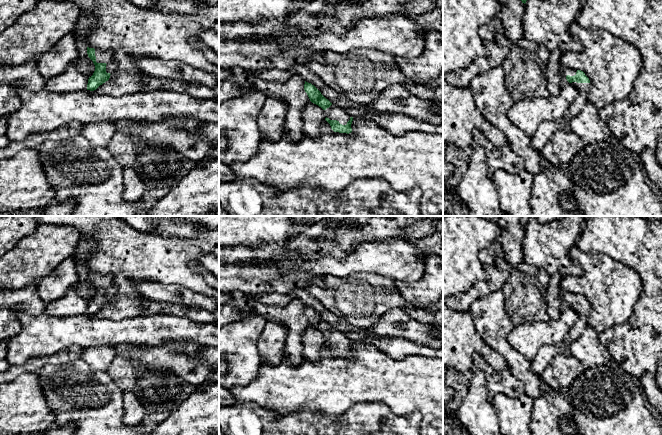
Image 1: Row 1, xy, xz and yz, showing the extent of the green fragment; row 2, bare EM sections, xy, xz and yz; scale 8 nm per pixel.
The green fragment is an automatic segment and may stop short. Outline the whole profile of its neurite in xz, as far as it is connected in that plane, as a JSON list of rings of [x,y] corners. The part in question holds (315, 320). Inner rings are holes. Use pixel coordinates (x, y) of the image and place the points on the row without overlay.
[[[305,305],[304,314],[307,317],[310,325],[321,331],[326,339],[325,344],[330,348],[334,356],[351,357],[351,341],[343,332],[331,327],[326,323],[321,316],[311,307]]]

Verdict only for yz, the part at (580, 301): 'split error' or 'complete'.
split error

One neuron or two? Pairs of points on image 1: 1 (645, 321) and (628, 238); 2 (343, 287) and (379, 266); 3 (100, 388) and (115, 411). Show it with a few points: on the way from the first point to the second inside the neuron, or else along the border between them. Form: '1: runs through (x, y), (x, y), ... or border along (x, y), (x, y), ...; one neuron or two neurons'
1: runs through (651, 300), (651, 261), (649, 259); one neuron
2: border along (343, 276), (374, 273), (389, 278); two neurons
3: runs through (100, 394), (109, 405); one neuron

